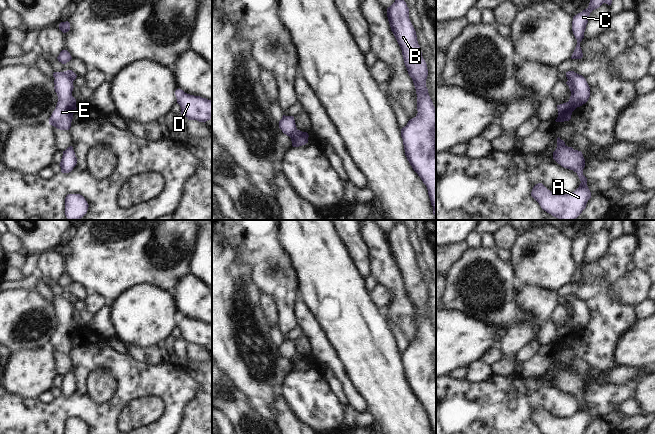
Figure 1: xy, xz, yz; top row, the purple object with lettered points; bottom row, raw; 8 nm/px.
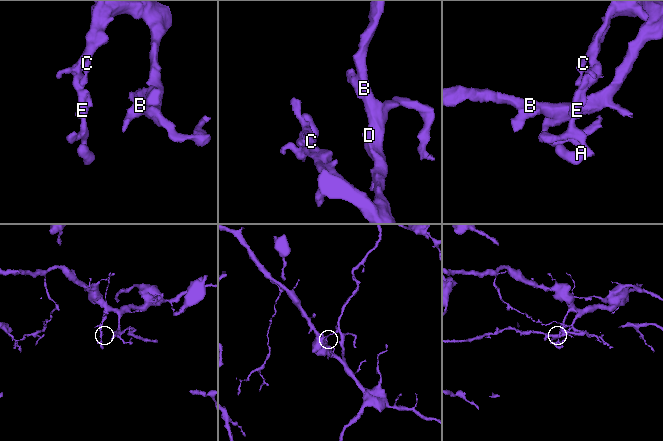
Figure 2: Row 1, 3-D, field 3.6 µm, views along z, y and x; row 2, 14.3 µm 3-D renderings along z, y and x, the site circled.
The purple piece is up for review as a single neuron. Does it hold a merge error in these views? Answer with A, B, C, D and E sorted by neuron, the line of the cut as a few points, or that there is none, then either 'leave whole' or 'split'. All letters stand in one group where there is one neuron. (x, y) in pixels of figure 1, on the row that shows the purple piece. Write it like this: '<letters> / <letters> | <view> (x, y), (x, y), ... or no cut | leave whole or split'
A C E / B D | xy (66, 71), (72, 82) | split

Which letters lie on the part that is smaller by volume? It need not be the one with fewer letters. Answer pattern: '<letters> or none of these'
A, C, E

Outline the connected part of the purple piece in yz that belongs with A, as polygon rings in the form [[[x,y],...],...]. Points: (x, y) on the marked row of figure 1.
[[[557,138],[557,148],[553,152],[553,159],[562,167],[577,173],[581,183],[571,194],[555,194],[542,183],[536,184],[531,196],[541,208],[559,220],[575,220],[586,208],[591,192],[587,186],[587,178],[583,175],[585,159],[581,151],[574,150]]]

